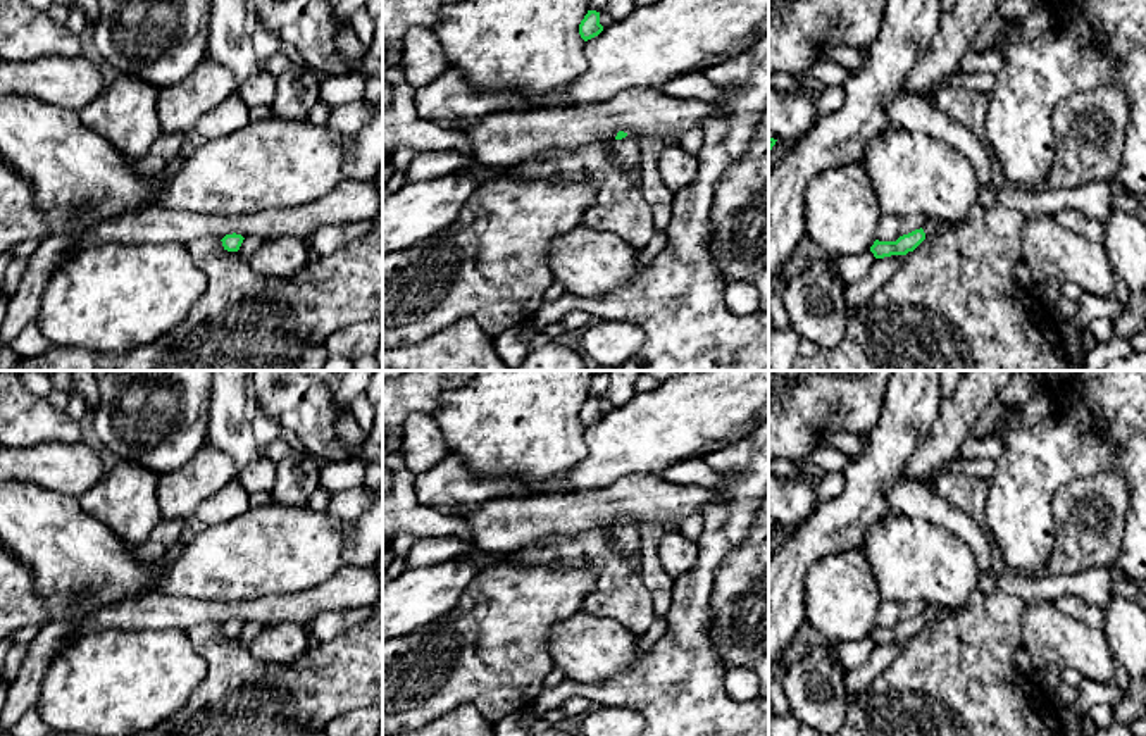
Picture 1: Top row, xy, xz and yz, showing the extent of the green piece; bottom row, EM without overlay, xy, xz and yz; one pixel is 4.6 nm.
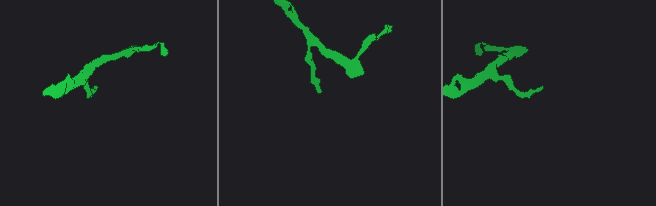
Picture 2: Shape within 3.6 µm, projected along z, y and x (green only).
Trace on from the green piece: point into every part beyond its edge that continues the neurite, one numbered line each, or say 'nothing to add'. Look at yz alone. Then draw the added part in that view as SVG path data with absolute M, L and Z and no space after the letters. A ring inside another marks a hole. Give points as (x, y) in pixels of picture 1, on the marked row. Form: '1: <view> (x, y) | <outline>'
1: yz (933, 226) | M927 219L922 229L924 229L925 236L932 236L932 234L937 234L941 231L946 231L950 228L953 228L953 224L950 224L946 221Z

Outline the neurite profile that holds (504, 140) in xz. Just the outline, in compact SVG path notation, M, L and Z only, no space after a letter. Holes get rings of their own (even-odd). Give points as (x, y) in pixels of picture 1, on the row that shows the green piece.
M646 88L641 91L622 91L596 105L495 114L464 131L470 141L470 159L489 167L508 169L548 148L574 150L595 140L613 141L619 131L631 138L650 136L663 143L677 143L689 129L701 129L715 115L717 109L713 103L676 98L660 93L657 88Z

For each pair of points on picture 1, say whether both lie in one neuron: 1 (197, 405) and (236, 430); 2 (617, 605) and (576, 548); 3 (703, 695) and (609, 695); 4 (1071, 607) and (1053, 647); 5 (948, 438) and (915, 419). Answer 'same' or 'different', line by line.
1: different
2: same
3: same
4: different
5: different

